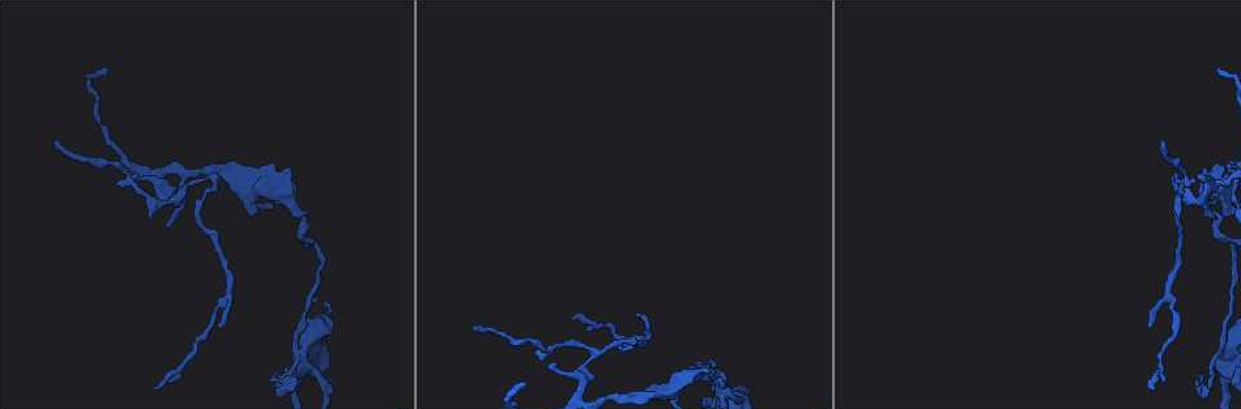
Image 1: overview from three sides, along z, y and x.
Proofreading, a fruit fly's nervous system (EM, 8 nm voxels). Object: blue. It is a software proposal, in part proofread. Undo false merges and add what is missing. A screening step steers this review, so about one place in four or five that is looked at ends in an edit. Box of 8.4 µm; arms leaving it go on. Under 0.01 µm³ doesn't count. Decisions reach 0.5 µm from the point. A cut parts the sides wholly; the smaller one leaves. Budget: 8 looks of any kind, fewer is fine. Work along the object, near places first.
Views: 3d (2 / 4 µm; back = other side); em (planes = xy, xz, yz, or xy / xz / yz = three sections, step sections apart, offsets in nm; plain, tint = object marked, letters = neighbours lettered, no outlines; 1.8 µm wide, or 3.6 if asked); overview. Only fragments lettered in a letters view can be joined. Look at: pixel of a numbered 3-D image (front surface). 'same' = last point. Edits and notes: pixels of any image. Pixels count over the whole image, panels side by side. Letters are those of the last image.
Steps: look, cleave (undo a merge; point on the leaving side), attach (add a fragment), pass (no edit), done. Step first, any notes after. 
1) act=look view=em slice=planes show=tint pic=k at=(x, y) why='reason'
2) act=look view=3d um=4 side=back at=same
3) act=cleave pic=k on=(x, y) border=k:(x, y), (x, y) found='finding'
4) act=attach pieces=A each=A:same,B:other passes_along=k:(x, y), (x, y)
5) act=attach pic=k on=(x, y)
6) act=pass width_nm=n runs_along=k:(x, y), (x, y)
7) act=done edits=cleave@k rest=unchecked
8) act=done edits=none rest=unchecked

act=look view=3d um=2 pic=1 at=(1215, 367) why='thick turns thin'

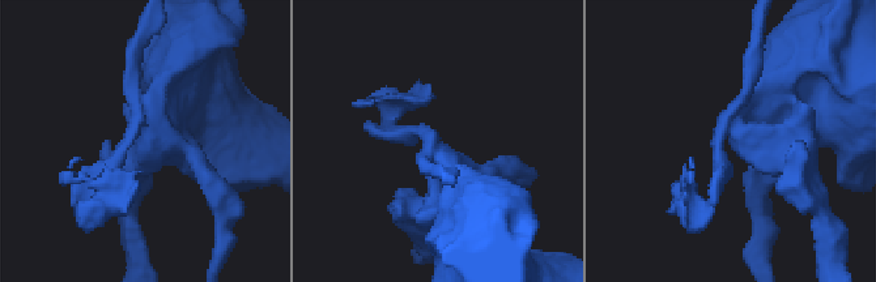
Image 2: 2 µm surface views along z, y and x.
act=look view=em um=3.6 slice=planes show=tint pic=2 at=(731, 142) why='shape alone is not enough'

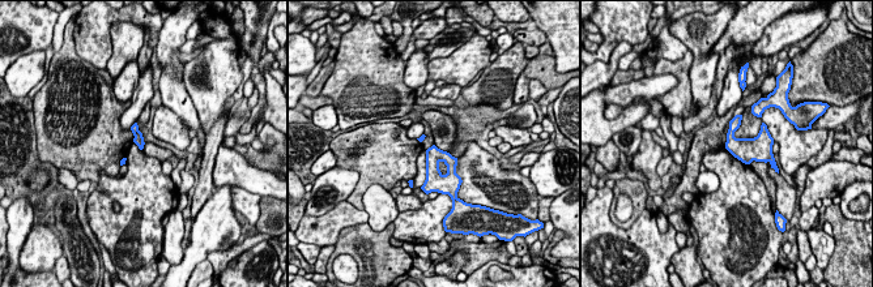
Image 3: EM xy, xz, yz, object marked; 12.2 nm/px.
act=look view=em um=3.6 slice=planes show=letters at=same why='what lies round it'

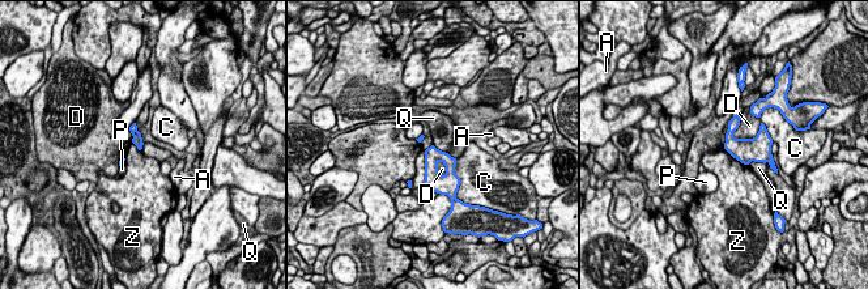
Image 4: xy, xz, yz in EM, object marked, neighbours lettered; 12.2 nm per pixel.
act=cleave pic=4 on=(137, 140) longest_contact=D:400nm each=A:other,C:other,D:other,P:other,Q:other,Z:other border=4:(137, 131), (133, 136) found='a second neuron is stuck on'

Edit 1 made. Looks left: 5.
act=look view=em slice=xz step=8 show=letters pic=1 at=(1155, 388) why='tapers out'

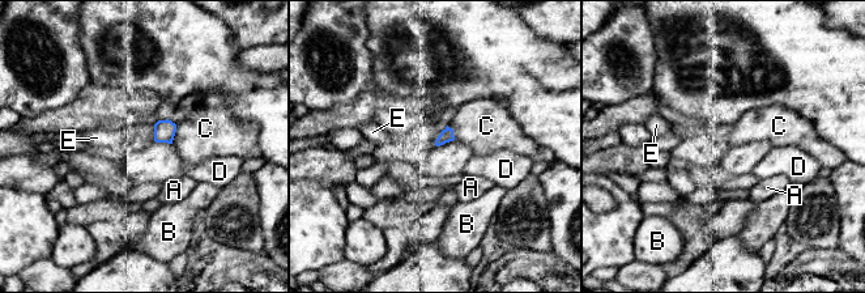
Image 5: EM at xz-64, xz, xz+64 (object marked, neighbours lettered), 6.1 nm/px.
act=pass longest_contact=C:160nm each=A:other,B:other,C:other,D:other,E:other border=5:(167, 119), (175, 124), (171, 143) found='none of them fits'

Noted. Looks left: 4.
act=look view=em um=3.6 slice=planes show=tint pic=1 at=(1190, 201) why='three-way junction'

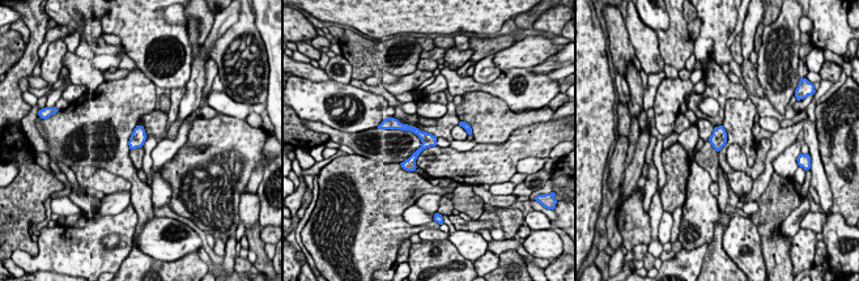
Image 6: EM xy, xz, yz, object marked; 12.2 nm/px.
act=look view=em um=3.6 slice=planes show=letters at=same

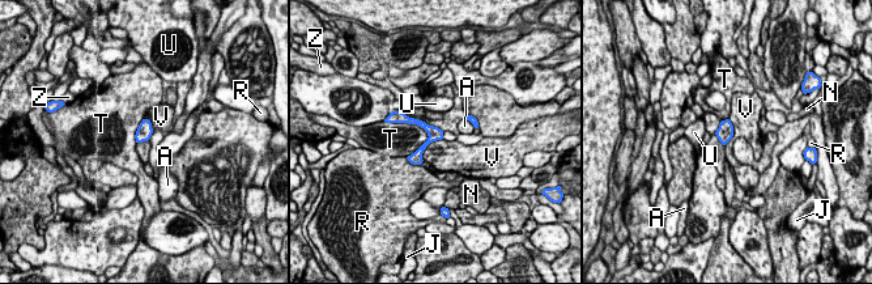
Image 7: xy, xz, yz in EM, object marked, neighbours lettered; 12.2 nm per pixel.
act=pass each=A:other,J:other,N:other,R:other,T:other,U:other,V:other,Z:other runs_along=7:(404, 119), (430, 132), (417, 161) found='one neuron here'

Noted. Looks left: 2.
act=look view=em slice=planes show=letters pic=1 at=(476, 326) why='an open end'

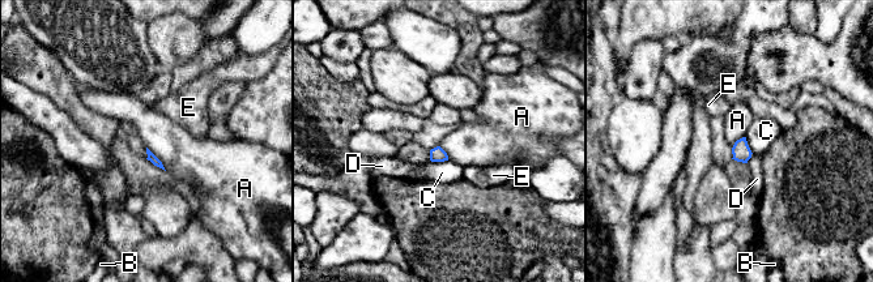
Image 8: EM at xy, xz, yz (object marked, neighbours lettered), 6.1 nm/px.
act=pass each=A:other,B:other,C:other,D:other,E:other border=8:(147, 146), (166, 170) found='none of them fits'

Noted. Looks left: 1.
act=done edits=cleave@4 rest=unchecked

